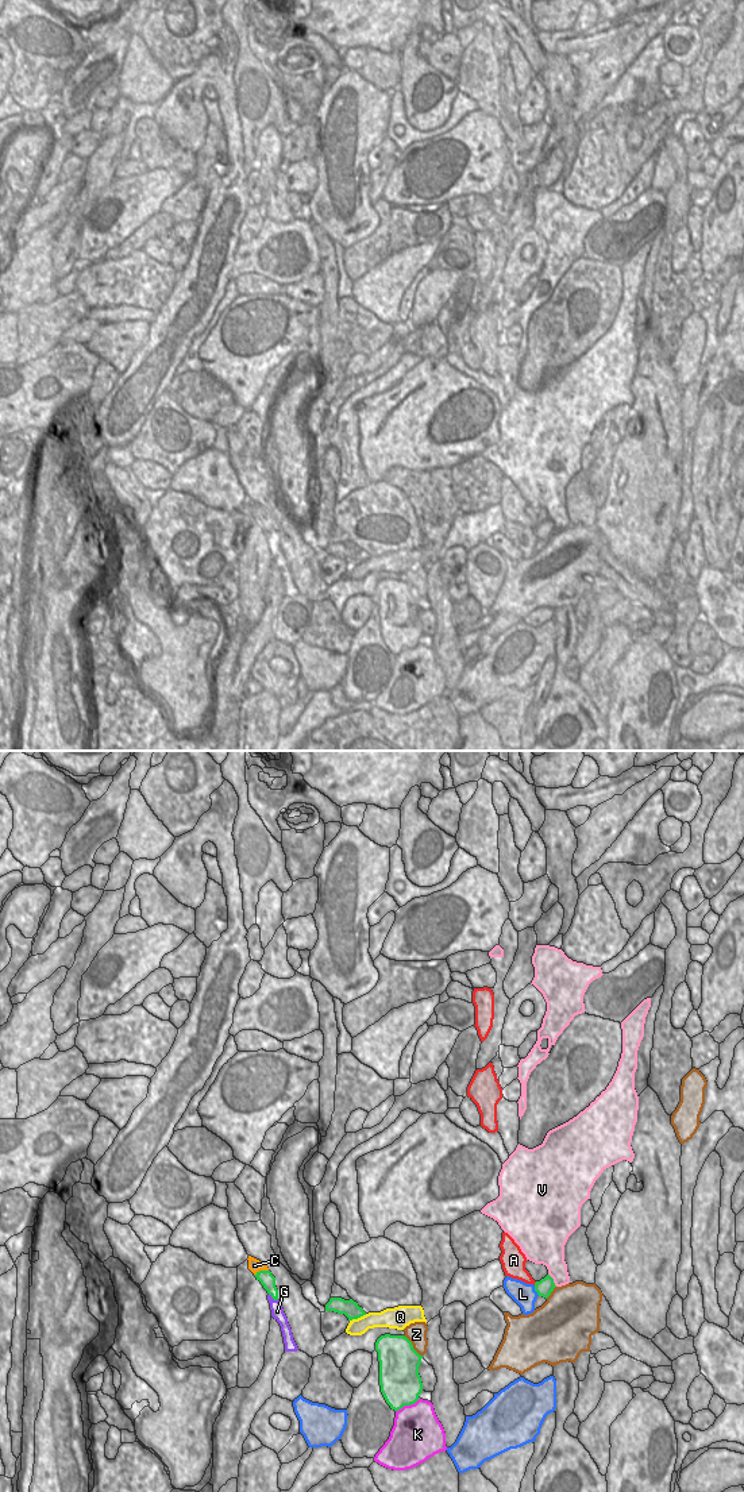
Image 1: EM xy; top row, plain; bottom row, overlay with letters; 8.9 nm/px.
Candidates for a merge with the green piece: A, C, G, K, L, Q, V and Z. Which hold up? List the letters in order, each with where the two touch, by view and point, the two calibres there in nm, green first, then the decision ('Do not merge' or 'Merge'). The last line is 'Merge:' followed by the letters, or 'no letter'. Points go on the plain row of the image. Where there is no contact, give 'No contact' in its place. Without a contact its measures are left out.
A: Touches green at xy (535, 527). Thickness 150 nm (green) against 200 nm. Do not merge
C: Touches green at xy (261, 515). Thickness 140 nm (green) against 120 nm. Do not merge
G: Touches green at xy (273, 542). Thickness 140 nm (green) against 120 nm. Do not merge
K: Touches green at xy (407, 648). Thickness 360 nm (green) against 420 nm. Do not merge
L: Touches green at xy (535, 534). Thickness 150 nm (green) against 200 nm. Do not merge
Q: Touches green at xy (358, 561). Thickness 150 nm (green) against 150 nm. Do not merge
V: Touches green at xy (552, 524). Thickness 150 nm (green) against 240 nm. Do not merge
Z: Touches green at xy (412, 590). Thickness 360 nm (green) against 190 nm. Do not merge
Merge: no letter.

